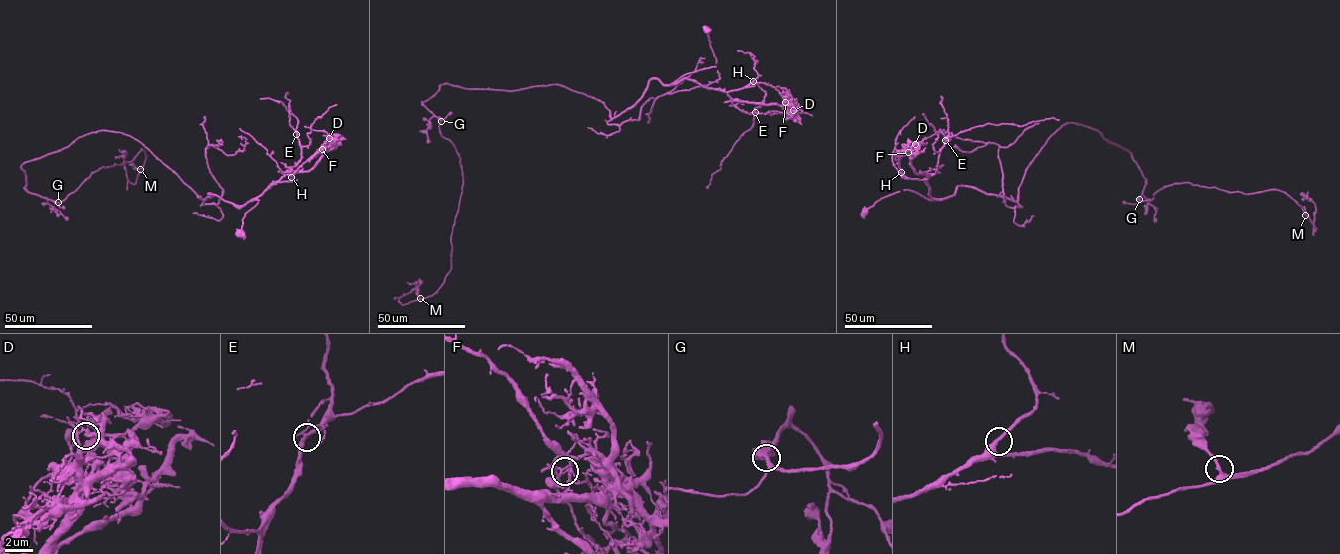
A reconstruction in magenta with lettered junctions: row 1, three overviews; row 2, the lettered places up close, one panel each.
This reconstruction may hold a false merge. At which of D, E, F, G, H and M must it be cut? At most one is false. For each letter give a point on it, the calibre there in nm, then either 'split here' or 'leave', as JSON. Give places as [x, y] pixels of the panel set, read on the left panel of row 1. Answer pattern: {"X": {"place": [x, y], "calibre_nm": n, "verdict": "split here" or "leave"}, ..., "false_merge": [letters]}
{"D": {"place": [329, 138], "calibre_nm": 170, "verdict": "leave"}, "E": {"place": [296, 134], "calibre_nm": 240, "verdict": "leave"}, "F": {"place": [322, 149], "calibre_nm": 200, "verdict": "split here"}, "G": {"place": [58, 202], "calibre_nm": 220, "verdict": "leave"}, "H": {"place": [291, 177], "calibre_nm": 280, "verdict": "leave"}, "M": {"place": [140, 169], "calibre_nm": 280, "verdict": "leave"}, "false_merge": ["F"]}

